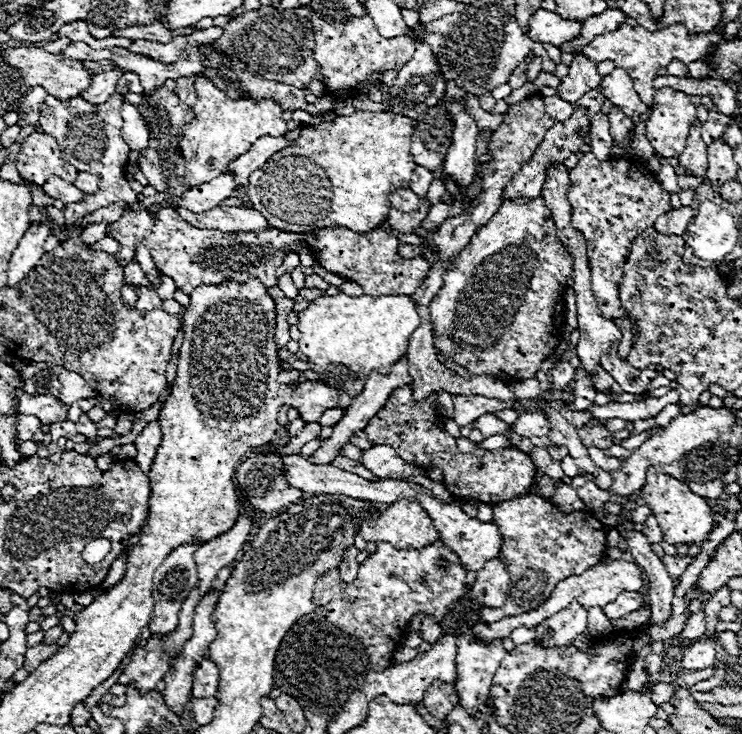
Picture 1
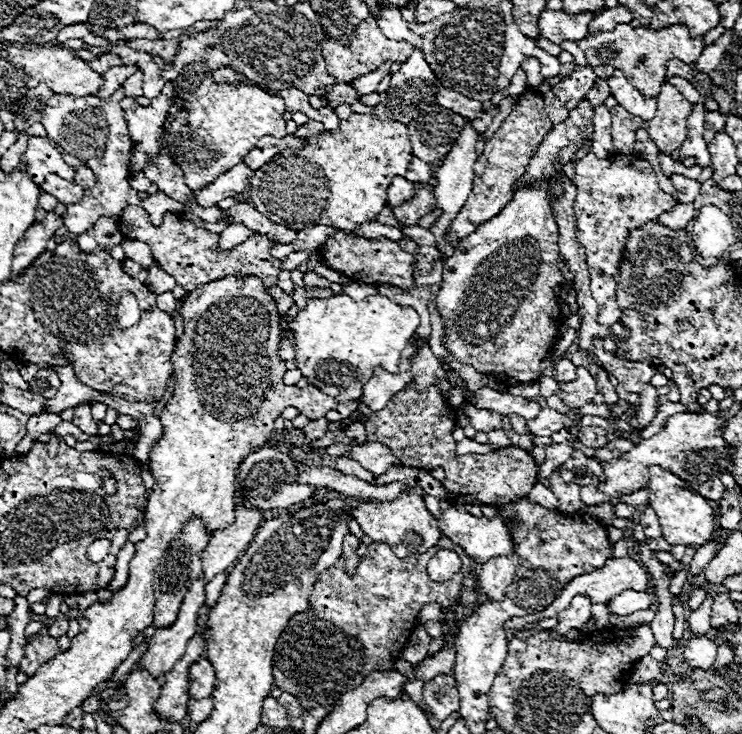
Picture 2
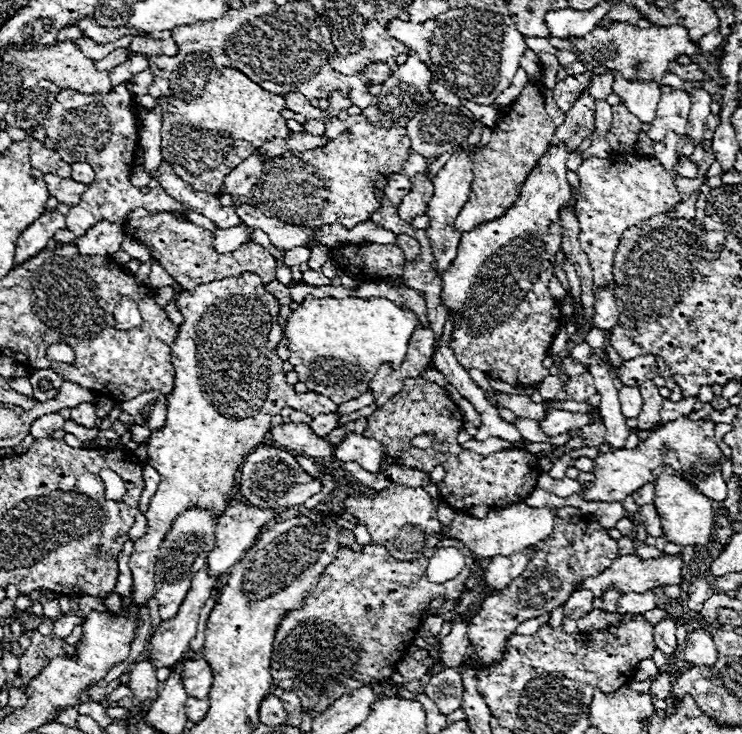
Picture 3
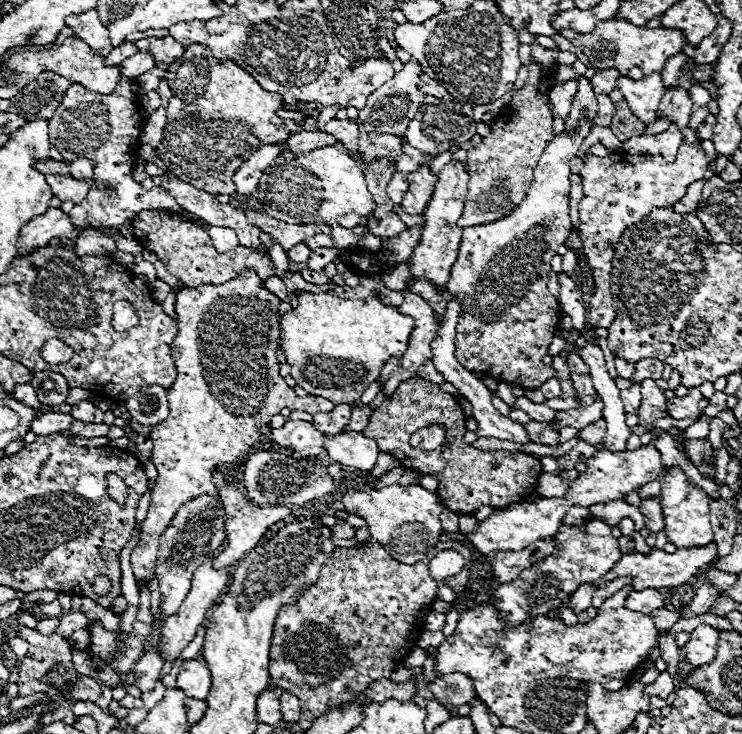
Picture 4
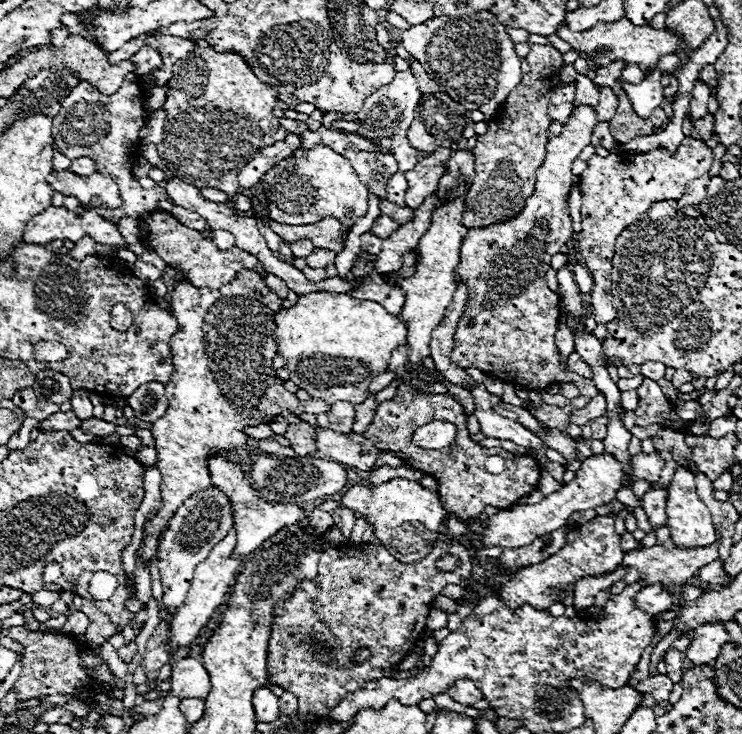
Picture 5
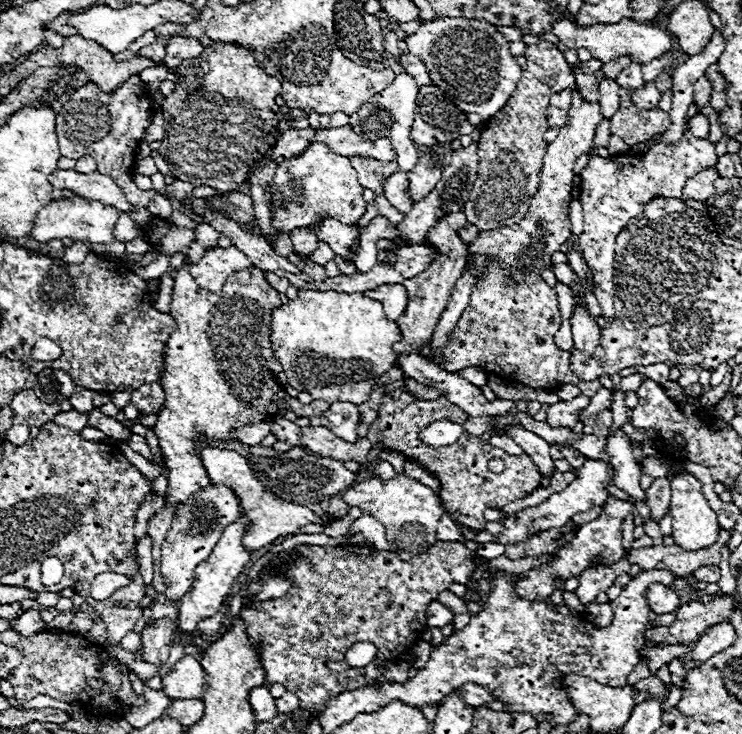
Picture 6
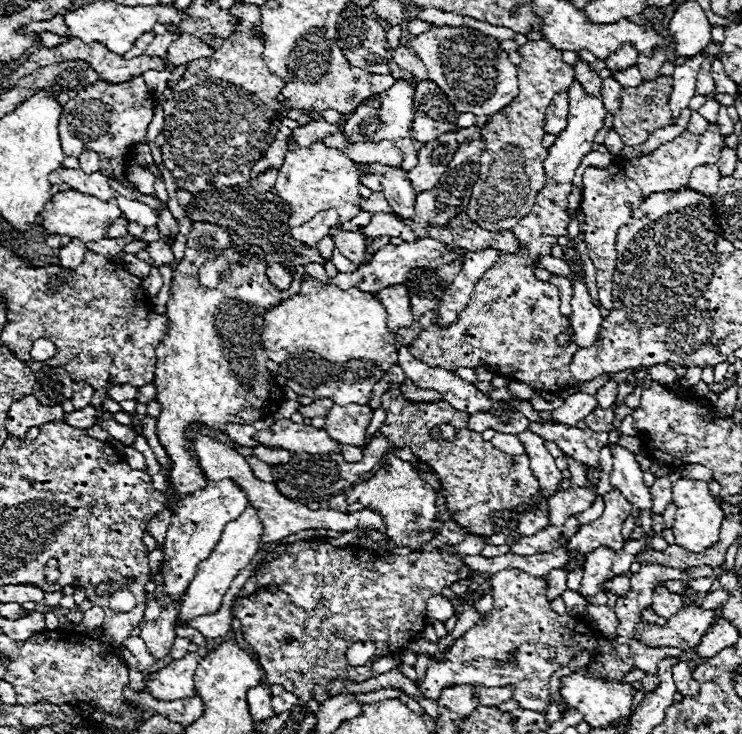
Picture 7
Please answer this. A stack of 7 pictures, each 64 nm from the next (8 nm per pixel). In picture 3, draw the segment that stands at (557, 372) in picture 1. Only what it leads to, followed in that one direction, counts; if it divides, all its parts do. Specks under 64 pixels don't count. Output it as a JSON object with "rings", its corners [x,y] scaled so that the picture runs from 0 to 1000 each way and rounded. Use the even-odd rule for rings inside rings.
{"rings":[[[763,485],[757,490],[757,504],[760,504],[760,512],[776,512],[776,510],[787,510],[790,499],[784,499],[782,493],[776,493],[771,485]]]}

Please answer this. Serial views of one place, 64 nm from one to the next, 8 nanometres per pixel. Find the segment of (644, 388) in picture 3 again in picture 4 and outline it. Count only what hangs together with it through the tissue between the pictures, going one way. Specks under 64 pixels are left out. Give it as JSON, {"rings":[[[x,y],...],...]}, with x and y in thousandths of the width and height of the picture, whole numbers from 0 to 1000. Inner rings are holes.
{"rings":[[[876,515],[865,518],[863,537],[865,537],[865,550],[863,550],[863,559],[860,559],[860,578],[863,580],[879,578],[887,569],[900,569],[898,542],[895,542],[892,531],[884,526],[881,518],[876,518]]]}

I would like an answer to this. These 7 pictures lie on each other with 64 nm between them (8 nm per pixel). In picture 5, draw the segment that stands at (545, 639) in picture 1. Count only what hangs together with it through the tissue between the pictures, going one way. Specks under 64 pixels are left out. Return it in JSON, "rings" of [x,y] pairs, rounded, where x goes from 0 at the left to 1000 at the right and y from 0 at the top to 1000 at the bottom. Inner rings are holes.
{"rings":[[[833,771],[830,777],[825,777],[819,782],[811,782],[811,785],[787,785],[787,787],[782,787],[782,793],[776,793],[776,801],[774,801],[774,828],[776,831],[787,831],[787,828],[798,826],[801,823],[801,812],[809,804],[822,801],[841,782],[844,782],[844,774]]]}

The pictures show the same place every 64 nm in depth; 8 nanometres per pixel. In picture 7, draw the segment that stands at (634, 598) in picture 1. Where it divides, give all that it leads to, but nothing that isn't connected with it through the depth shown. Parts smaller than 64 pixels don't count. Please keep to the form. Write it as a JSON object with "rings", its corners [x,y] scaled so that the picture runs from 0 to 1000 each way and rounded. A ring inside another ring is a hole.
{"rings":[[[887,798],[881,804],[881,815],[879,815],[879,831],[892,839],[892,842],[906,842],[908,837],[916,834],[916,828],[922,826],[919,815],[903,804],[898,804],[895,798]]]}

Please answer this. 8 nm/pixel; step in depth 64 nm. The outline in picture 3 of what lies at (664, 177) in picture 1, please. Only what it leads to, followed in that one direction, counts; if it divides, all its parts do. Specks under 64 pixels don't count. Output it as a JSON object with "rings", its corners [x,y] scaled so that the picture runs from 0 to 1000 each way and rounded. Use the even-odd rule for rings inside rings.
{"rings":[[[900,180],[892,193],[881,193],[881,199],[879,199],[881,213],[889,213],[889,221],[895,221],[895,229],[906,229],[911,223],[911,218],[914,218],[911,199],[914,199],[911,180]]]}

